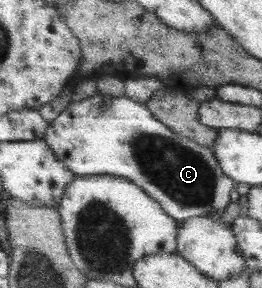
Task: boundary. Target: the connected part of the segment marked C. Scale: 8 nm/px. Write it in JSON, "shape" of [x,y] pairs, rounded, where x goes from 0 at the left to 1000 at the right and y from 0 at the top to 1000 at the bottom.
{"shape":[[[363,319],[355,333],[263,361],[187,427],[160,483],[210,524],[225,563],[260,576],[290,611],[439,608],[481,618],[538,646],[576,688],[615,705],[637,743],[683,771],[847,740],[882,708],[882,674],[908,639],[851,597],[813,517],[679,469],[634,427],[592,410],[569,372],[485,333],[431,337]]]}

